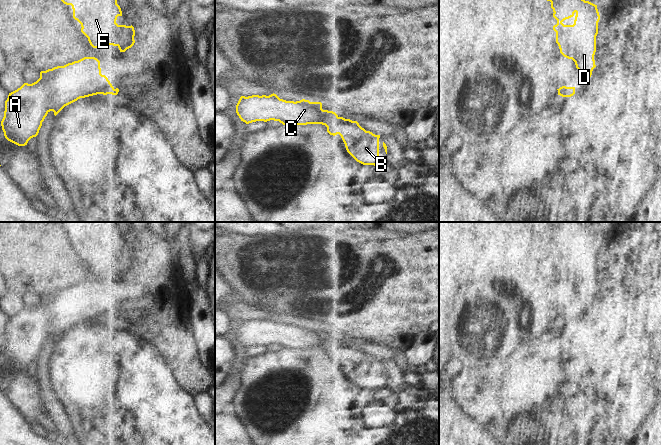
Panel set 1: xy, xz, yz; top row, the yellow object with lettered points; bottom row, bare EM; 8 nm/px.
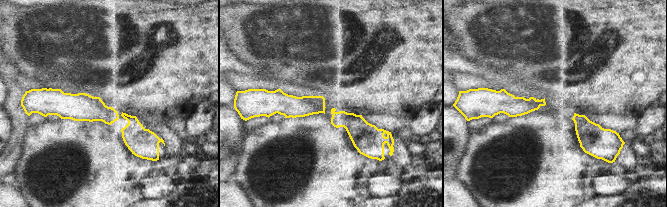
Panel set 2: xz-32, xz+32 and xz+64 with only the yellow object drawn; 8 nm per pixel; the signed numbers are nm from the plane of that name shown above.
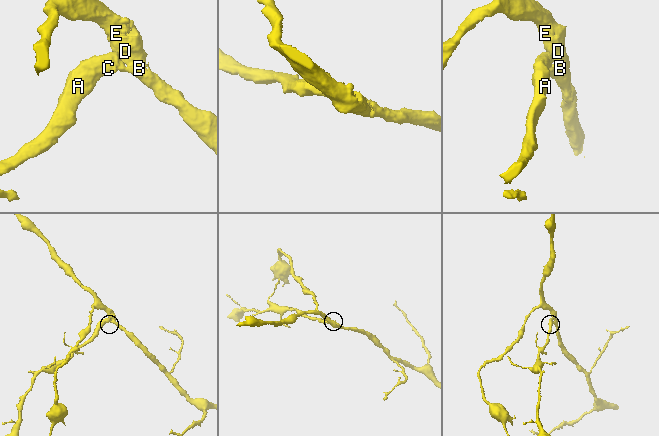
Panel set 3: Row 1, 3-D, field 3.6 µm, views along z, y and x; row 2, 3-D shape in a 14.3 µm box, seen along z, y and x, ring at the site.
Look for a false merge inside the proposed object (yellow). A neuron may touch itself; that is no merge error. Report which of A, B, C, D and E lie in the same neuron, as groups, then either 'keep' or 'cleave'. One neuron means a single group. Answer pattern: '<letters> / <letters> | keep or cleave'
A C / B D E | cleave

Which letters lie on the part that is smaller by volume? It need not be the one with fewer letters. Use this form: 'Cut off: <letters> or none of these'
Cut off: A, C

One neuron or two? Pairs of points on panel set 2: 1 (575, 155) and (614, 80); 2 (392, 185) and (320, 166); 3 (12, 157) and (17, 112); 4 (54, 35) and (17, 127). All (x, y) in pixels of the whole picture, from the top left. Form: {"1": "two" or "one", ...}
{"1": "two", "2": "two", "3": "one", "4": "two"}

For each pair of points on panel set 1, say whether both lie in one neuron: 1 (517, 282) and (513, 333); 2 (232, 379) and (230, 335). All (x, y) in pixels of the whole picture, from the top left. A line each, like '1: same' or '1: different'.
1: same
2: same

